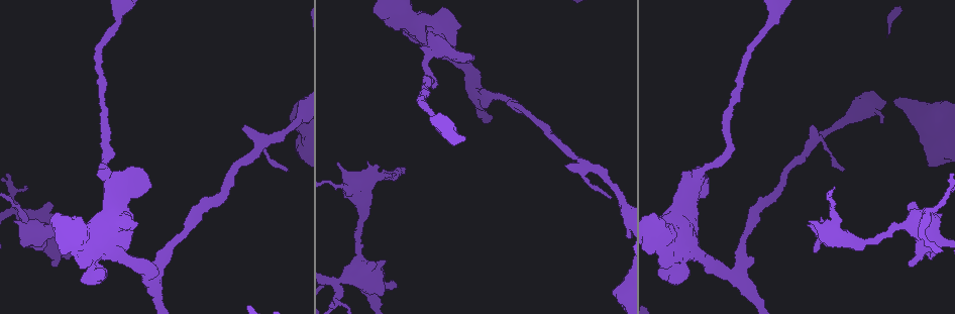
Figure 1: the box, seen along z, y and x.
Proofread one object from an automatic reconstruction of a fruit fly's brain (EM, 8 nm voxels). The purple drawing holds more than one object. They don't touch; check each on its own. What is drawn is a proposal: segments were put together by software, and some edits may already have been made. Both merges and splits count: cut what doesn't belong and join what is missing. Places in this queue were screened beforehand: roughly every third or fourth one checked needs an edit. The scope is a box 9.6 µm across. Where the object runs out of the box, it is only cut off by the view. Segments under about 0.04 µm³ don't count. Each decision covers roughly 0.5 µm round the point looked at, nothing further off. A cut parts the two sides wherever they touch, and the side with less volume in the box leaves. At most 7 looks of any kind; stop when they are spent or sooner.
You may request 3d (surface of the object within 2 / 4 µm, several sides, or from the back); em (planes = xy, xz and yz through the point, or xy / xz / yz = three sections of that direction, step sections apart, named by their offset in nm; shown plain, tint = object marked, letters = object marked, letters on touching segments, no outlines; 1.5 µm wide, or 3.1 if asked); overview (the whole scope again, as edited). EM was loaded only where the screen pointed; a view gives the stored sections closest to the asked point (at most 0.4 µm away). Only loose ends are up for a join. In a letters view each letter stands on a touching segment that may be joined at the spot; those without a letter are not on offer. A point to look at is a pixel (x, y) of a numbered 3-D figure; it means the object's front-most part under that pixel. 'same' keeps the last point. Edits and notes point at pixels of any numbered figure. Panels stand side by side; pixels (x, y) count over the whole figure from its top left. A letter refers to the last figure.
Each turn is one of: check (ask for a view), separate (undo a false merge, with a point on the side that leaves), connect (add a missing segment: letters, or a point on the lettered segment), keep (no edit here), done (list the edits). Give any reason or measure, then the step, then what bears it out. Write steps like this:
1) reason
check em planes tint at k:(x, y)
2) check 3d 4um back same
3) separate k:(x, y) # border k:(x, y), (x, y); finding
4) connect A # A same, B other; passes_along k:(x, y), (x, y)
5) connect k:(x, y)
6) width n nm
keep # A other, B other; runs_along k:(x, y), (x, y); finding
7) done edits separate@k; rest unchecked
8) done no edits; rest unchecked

an open end
check em planes letters at 1:(131, 233)

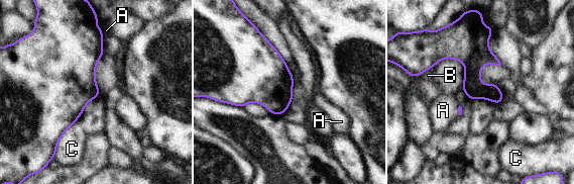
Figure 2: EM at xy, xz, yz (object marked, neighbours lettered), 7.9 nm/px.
keep # A other, B other, C other; border 2:(99, 94), (63, 134), (56, 148); none of them fits

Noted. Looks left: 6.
branch stops here
check em yz step 4 letters at 1:(399, 168)

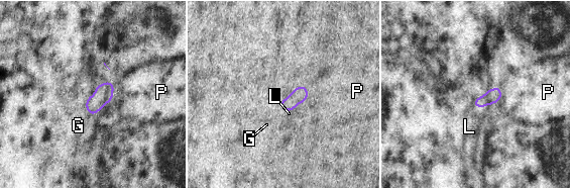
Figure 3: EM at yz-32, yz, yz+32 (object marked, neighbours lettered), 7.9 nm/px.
check em planes letters same

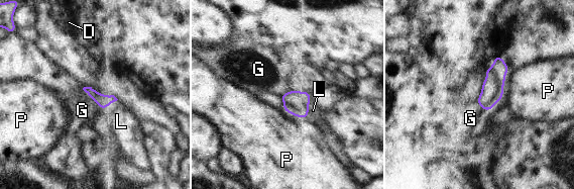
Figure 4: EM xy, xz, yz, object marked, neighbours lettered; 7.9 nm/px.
longest_contact G 260 nm
connect L # D other, G other, L same, P other; passes_along 4:(296, 103), (308, 108), (313, 110); it goes on there

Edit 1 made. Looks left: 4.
thick end
check em planes letters at 1:(811, 221)

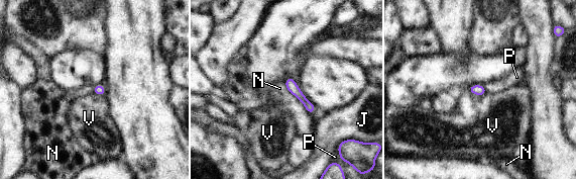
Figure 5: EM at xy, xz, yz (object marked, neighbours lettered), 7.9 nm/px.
keep # J other, N other, P other, V other; runs_along 5:(290, 80), (293, 88), (311, 110); none of them fits

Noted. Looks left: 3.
done edits connect@4; rest unchecked

